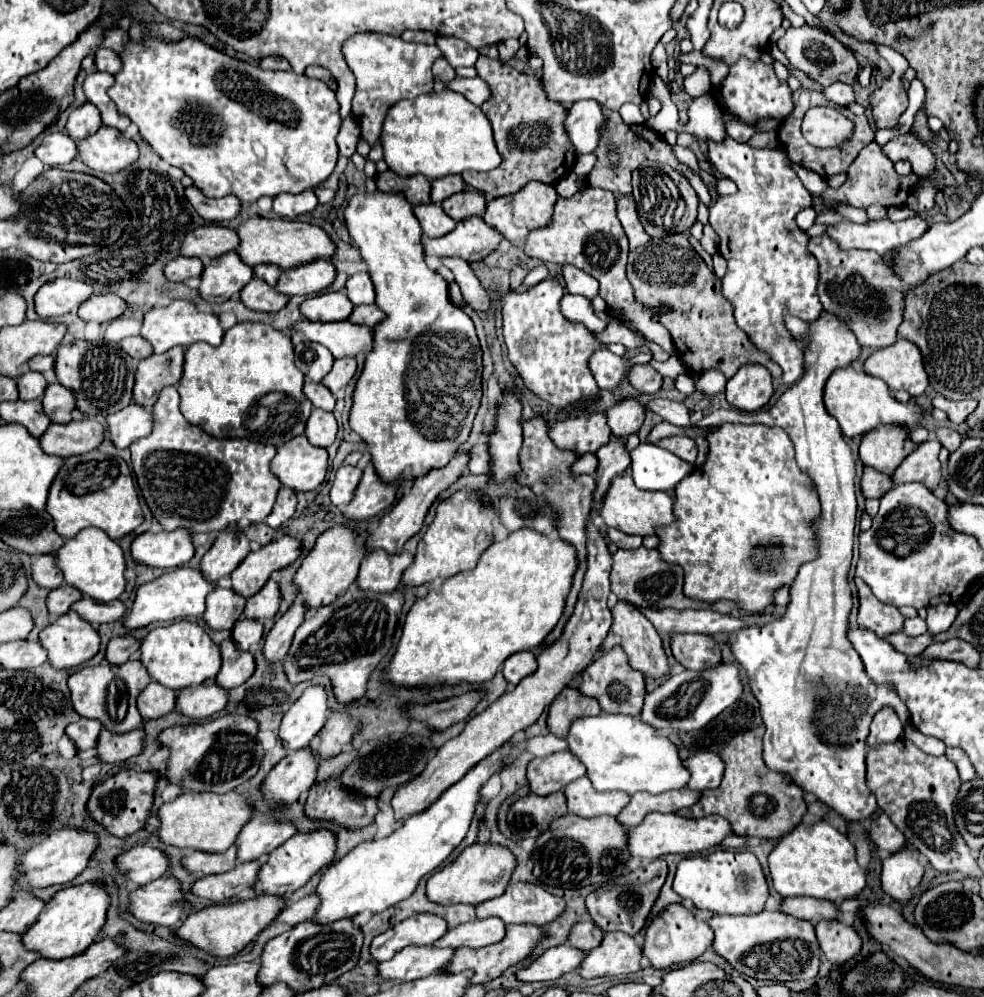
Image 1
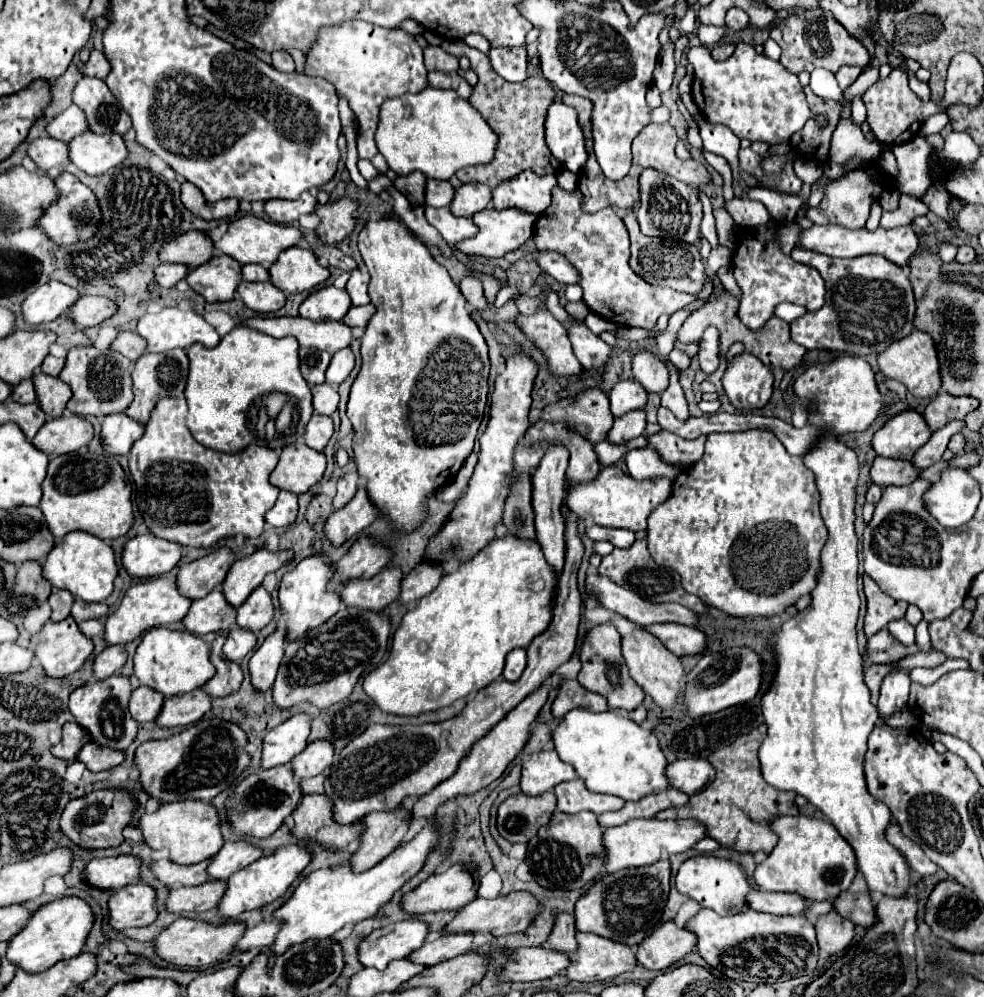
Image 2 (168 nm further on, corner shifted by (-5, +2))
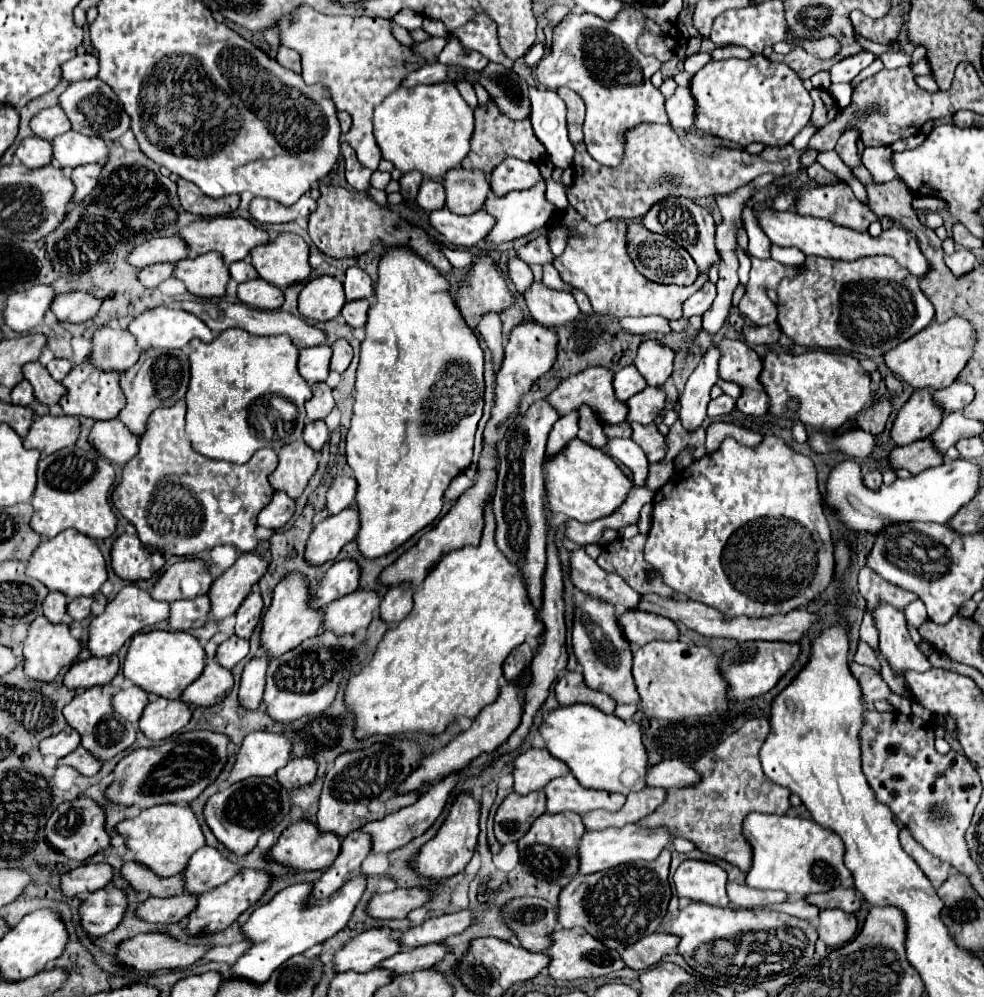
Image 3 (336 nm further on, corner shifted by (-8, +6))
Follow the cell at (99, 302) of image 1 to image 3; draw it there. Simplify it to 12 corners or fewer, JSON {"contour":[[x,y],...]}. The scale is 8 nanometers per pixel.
{"contour":[[92,294],[56,296],[50,310],[60,322],[86,322],[102,302]]}

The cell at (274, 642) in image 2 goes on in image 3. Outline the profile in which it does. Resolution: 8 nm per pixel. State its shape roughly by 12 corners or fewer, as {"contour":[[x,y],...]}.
{"contour":[[270,656],[252,658],[238,700],[254,710],[262,702]]}

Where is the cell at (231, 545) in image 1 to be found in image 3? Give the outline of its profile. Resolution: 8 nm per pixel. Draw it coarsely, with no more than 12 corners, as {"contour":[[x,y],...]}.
{"contour":[[180,560],[156,582],[156,600],[196,598],[214,576],[202,560]]}

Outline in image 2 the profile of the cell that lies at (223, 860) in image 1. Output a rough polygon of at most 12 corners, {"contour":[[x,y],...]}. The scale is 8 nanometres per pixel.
{"contour":[[155,858],[153,876],[171,890],[207,882],[207,860],[181,866]]}

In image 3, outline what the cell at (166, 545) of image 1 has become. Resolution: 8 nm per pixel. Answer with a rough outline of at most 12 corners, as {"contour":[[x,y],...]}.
{"contour":[[136,534],[112,546],[112,568],[124,580],[148,580],[164,556]]}

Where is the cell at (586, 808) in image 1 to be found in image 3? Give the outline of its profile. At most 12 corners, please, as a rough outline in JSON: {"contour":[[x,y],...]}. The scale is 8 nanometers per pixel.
{"contour":[[572,774],[544,788],[552,814],[620,810],[626,796],[588,790]]}

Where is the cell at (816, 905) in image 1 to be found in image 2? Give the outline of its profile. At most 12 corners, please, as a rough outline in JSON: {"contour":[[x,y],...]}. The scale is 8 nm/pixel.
{"contour":[[751,890],[751,910],[803,914],[807,900],[795,894]]}

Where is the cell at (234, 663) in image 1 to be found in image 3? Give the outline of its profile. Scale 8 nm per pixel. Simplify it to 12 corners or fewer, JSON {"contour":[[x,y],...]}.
{"contour":[[214,634],[206,644],[206,668],[184,690],[190,706],[212,706],[234,686],[216,648],[228,640]]}

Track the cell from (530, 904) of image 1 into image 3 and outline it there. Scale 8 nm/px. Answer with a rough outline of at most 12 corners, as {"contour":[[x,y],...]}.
{"contour":[[474,910],[434,916],[402,934],[404,946],[444,942],[476,920]]}

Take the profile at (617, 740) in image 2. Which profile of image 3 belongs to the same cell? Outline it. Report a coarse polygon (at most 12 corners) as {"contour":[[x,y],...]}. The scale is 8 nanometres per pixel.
{"contour":[[590,704],[552,710],[552,756],[584,788],[646,788],[648,752],[634,720]]}

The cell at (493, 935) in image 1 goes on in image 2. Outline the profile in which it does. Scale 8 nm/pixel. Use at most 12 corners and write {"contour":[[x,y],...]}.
{"contour":[[473,934],[425,942],[407,958],[433,966],[469,952]]}

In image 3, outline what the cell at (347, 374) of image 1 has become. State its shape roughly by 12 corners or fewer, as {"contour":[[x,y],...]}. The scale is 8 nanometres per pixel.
{"contour":[[346,340],[332,346],[330,370],[344,374],[352,362],[352,346]]}

